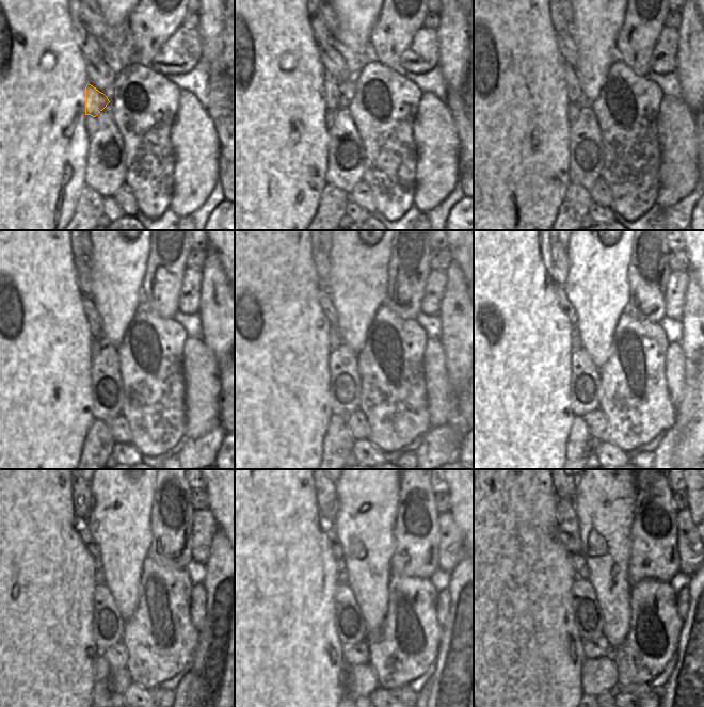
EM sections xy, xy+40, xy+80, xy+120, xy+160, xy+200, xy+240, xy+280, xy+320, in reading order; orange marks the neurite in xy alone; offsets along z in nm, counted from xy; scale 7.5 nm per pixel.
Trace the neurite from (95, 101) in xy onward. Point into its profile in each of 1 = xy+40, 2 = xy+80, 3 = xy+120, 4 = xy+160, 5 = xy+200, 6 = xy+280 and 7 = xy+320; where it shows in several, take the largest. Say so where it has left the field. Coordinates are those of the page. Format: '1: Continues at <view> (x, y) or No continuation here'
1: Continues at xy+40 (333, 98)
2: Continues at xy+80 (572, 83)
3: Continues at xy+120 (92, 314)
4: Continues at xy+160 (323, 296)
5: Continues at xy+200 (564, 303)
6: Continues at xy+280 (325, 525)
7: Continues at xy+320 (568, 533)

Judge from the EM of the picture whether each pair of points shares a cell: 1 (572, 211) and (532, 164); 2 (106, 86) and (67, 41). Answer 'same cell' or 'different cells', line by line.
1: different cells
2: different cells

